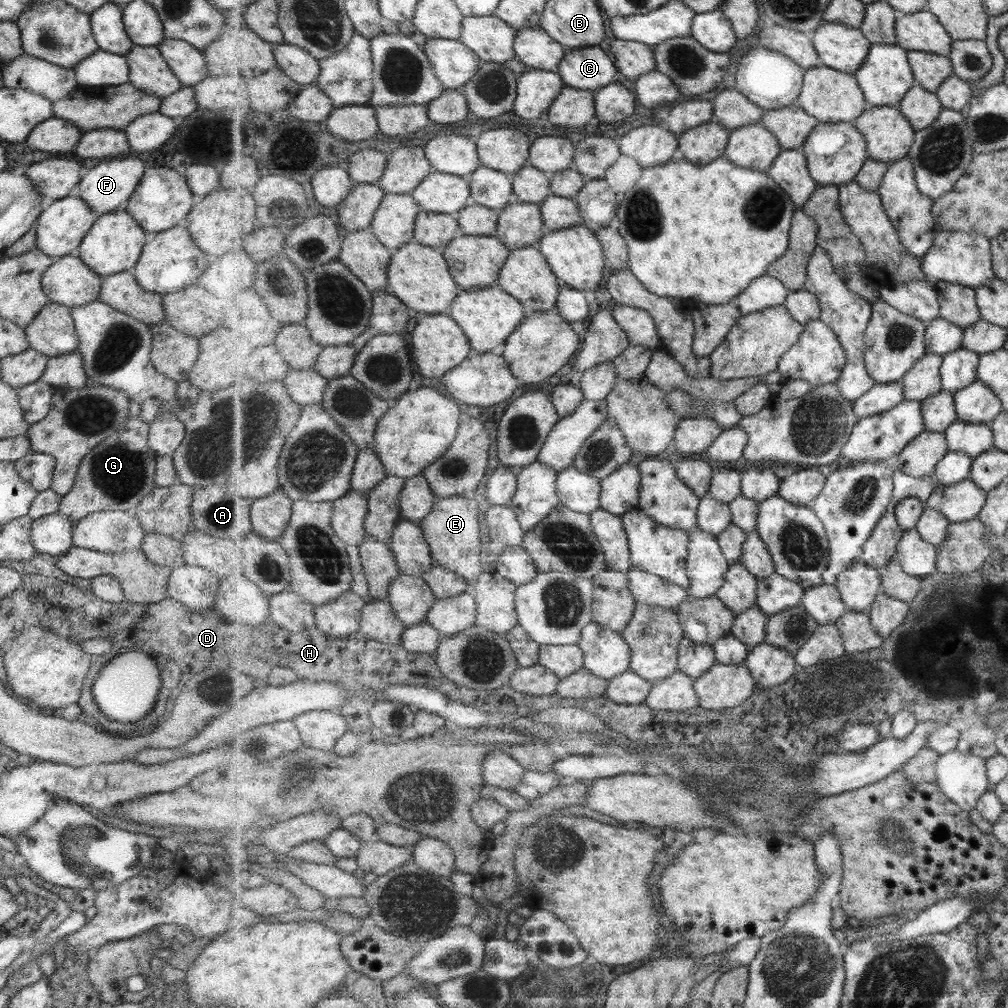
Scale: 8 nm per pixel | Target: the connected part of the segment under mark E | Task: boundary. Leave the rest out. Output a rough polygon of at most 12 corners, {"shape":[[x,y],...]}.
{"shape":[[440,497],[419,522],[435,563],[466,577],[481,562],[479,507]]}

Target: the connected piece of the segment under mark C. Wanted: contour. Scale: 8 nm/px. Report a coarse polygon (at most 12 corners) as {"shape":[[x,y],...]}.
{"shape":[[603,48],[567,49],[565,86],[596,92],[615,80]]}

